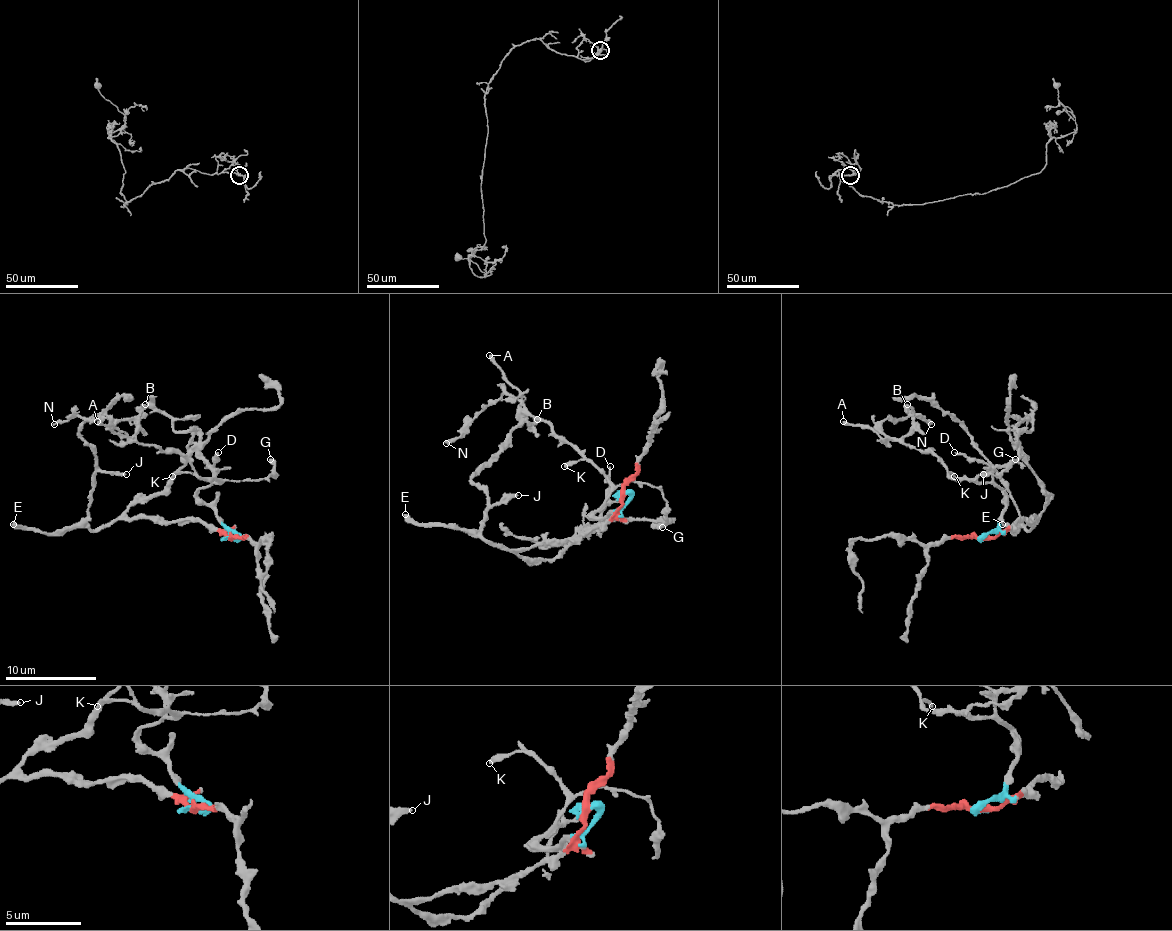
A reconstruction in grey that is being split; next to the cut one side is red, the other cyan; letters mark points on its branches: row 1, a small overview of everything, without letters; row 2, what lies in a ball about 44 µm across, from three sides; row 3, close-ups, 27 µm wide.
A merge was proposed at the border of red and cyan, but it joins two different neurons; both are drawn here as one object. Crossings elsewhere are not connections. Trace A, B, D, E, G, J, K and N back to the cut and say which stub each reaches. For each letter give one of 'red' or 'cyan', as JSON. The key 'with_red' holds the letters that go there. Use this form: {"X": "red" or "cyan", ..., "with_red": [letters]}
{"A": "cyan", "B": "cyan", "D": "cyan", "E": "red", "G": "cyan", "J": "red", "K": "cyan", "N": "cyan", "with_red": ["E", "J"]}

